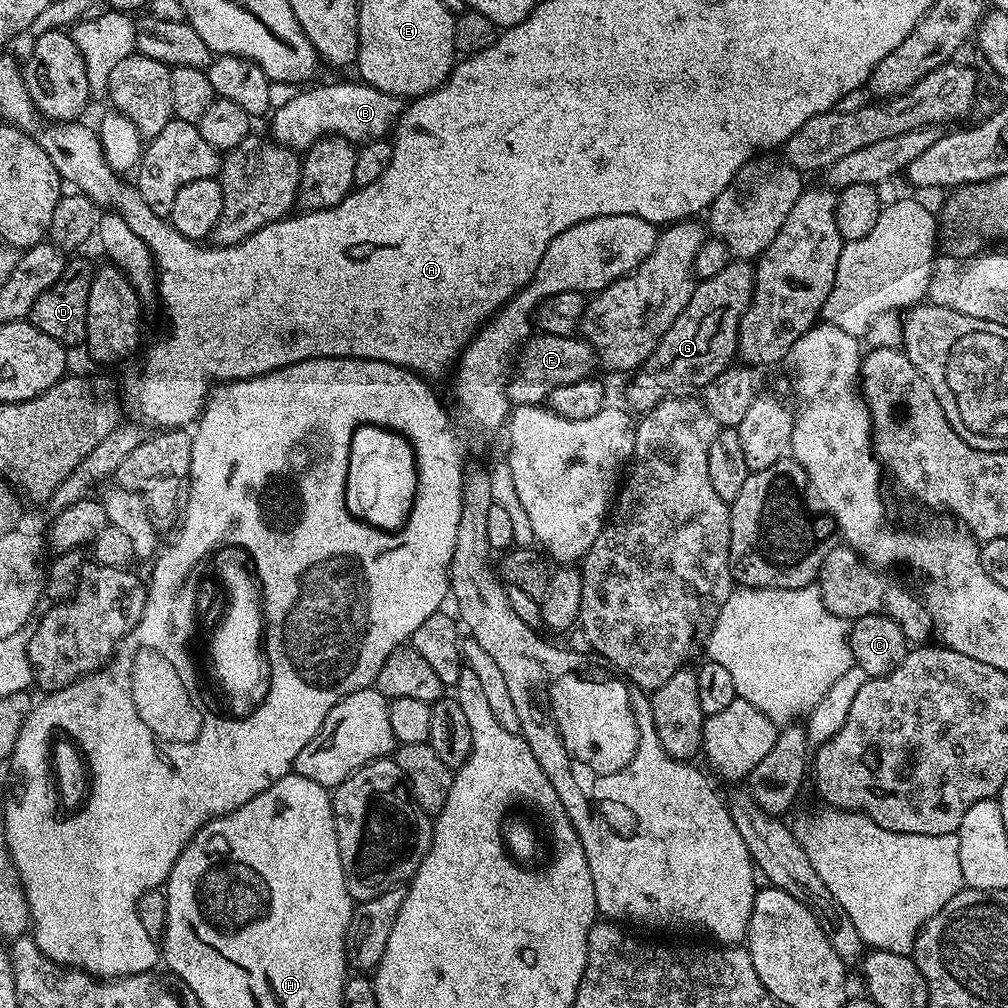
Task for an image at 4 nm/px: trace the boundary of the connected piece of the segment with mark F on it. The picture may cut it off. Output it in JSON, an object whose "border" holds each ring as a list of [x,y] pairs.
{"border":[[[536,334],[529,339],[528,343],[521,347],[518,353],[520,359],[520,373],[513,375],[508,381],[508,398],[513,405],[517,404],[538,404],[543,405],[549,394],[558,386],[570,386],[570,382],[582,382],[597,371],[598,361],[596,351],[592,349],[587,340],[576,336],[546,336]]]}

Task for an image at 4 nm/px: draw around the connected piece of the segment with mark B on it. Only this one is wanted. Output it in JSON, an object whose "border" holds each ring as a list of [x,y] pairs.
{"border":[[[317,83],[315,86],[297,91],[290,102],[271,113],[271,116],[273,115],[271,139],[293,150],[307,150],[314,142],[329,134],[342,135],[357,146],[371,140],[385,139],[393,131],[400,113],[404,111],[405,101],[377,88],[371,88],[366,83],[355,83]]]}

